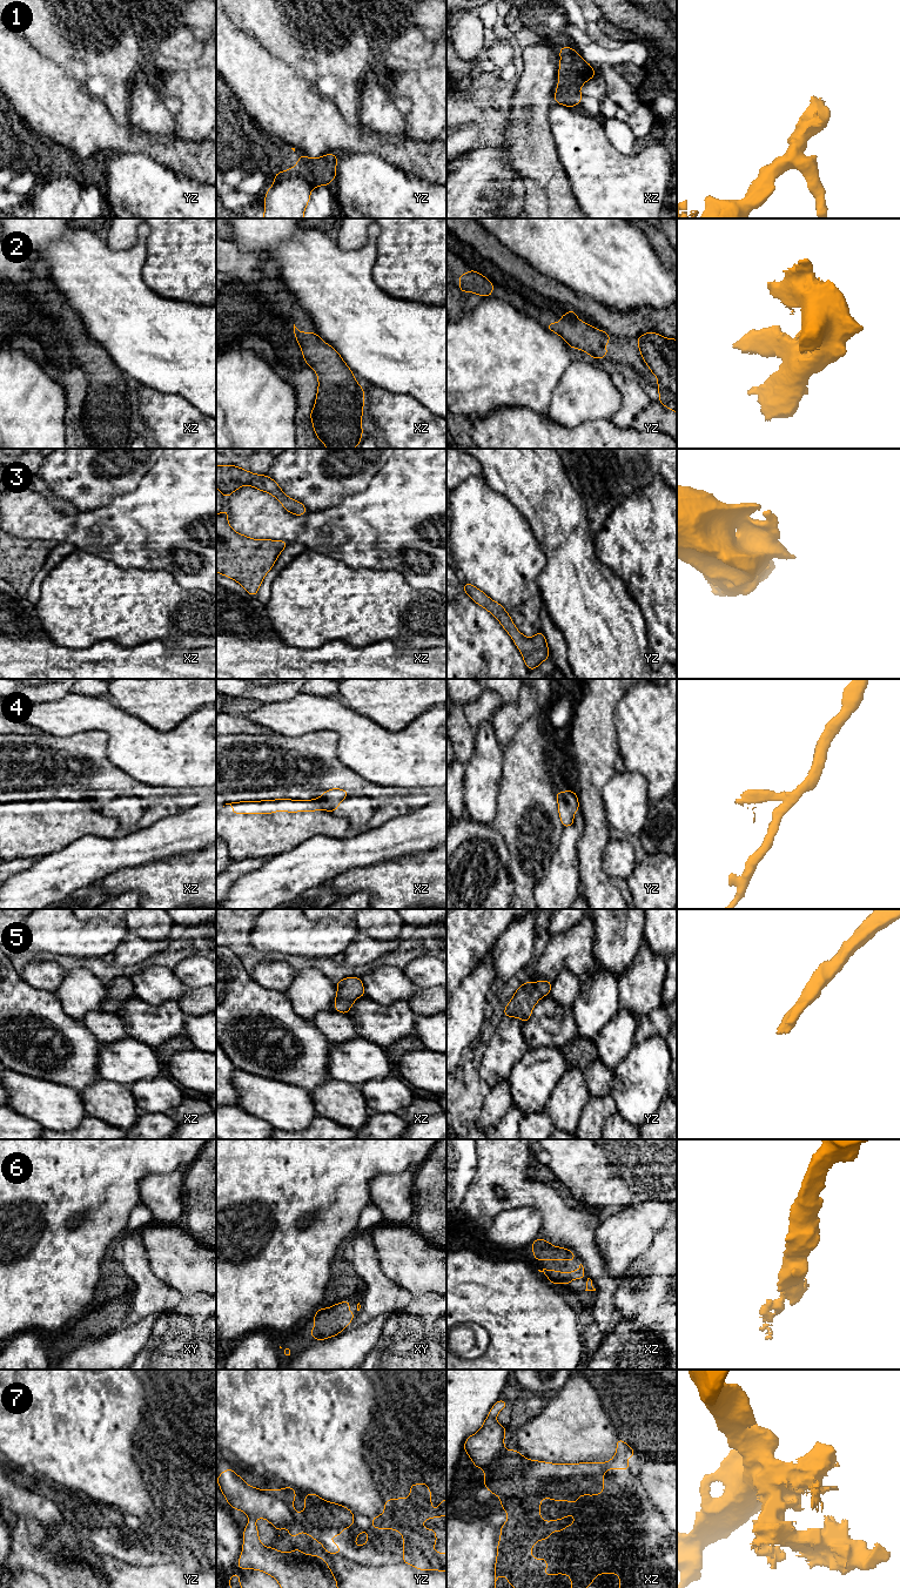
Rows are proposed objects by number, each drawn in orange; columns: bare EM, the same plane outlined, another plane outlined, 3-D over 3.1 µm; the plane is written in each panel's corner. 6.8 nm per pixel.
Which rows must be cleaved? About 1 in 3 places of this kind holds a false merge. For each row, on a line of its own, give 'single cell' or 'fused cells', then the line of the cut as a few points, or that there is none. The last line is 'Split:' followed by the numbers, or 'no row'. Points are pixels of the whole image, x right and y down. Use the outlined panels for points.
1: fused cells; cut in xz along (572, 49), (569, 55), (569, 68), (573, 72), (589, 71)
2: single cell; no cut
3: single cell; no cut
4: single cell; no cut
5: single cell; no cut
6: single cell; no cut
7: fused cells; cut in yz along (273, 1489), (284, 1500), (302, 1531)
Split: 1, 7

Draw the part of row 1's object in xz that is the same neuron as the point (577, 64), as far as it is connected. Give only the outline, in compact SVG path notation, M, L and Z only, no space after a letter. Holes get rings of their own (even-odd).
M572 51L569 55L570 70L573 73L577 72L587 72L592 68L577 52Z

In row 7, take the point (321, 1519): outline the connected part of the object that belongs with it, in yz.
M288 1486L283 1489L274 1489L275 1494L283 1498L296 1516L302 1532L318 1541L329 1554L340 1554L341 1548L331 1542L329 1537L340 1536L344 1527L351 1528L354 1513L344 1506L322 1500L315 1493L304 1496L305 1507L301 1514L297 1514L293 1507L296 1498L294 1488Z

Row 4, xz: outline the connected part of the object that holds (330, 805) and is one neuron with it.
M333 788L330 790L323 792L321 798L314 800L289 800L289 799L277 799L277 800L263 800L263 801L242 801L226 803L233 807L231 813L234 814L271 814L277 810L296 813L303 810L327 810L335 812L343 799L349 795L350 792Z

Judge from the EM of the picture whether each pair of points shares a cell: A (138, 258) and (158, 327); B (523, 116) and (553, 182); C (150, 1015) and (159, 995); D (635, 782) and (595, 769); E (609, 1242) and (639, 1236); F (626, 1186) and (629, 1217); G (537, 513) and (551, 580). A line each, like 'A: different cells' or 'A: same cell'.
A: same cell
B: same cell
C: different cells
D: different cells
E: same cell
F: different cells
G: same cell

